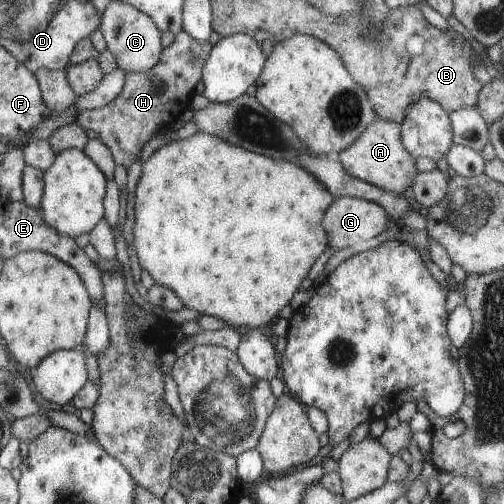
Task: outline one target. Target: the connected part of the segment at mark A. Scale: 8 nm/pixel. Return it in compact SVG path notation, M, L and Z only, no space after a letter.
M374 120L348 149L337 154L337 161L351 177L356 177L395 196L401 196L401 192L418 174L413 166L415 160L404 150L400 126L389 120Z

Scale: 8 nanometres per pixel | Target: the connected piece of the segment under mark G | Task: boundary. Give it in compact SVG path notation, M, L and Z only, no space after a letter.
M349 196L335 198L323 219L329 247L338 252L377 236L385 230L389 220L385 212L383 207L364 199Z

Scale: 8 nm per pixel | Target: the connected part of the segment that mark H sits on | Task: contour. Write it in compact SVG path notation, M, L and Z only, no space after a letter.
M182 30L164 49L156 66L146 72L125 73L123 89L115 98L99 109L77 112L74 121L85 131L90 129L97 133L110 151L114 163L127 169L129 164L135 162L139 148L153 136L159 126L165 128L165 124L171 124L177 114L187 114L189 101L195 85L201 79L204 63L211 50L208 41L197 44Z

